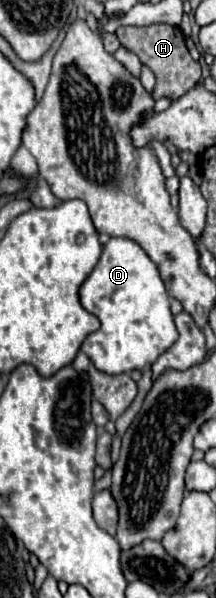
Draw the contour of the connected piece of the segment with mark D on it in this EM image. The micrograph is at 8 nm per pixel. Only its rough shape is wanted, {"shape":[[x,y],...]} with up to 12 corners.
{"shape":[[111,238],[79,296],[105,374],[143,370],[179,338],[159,270]]}

